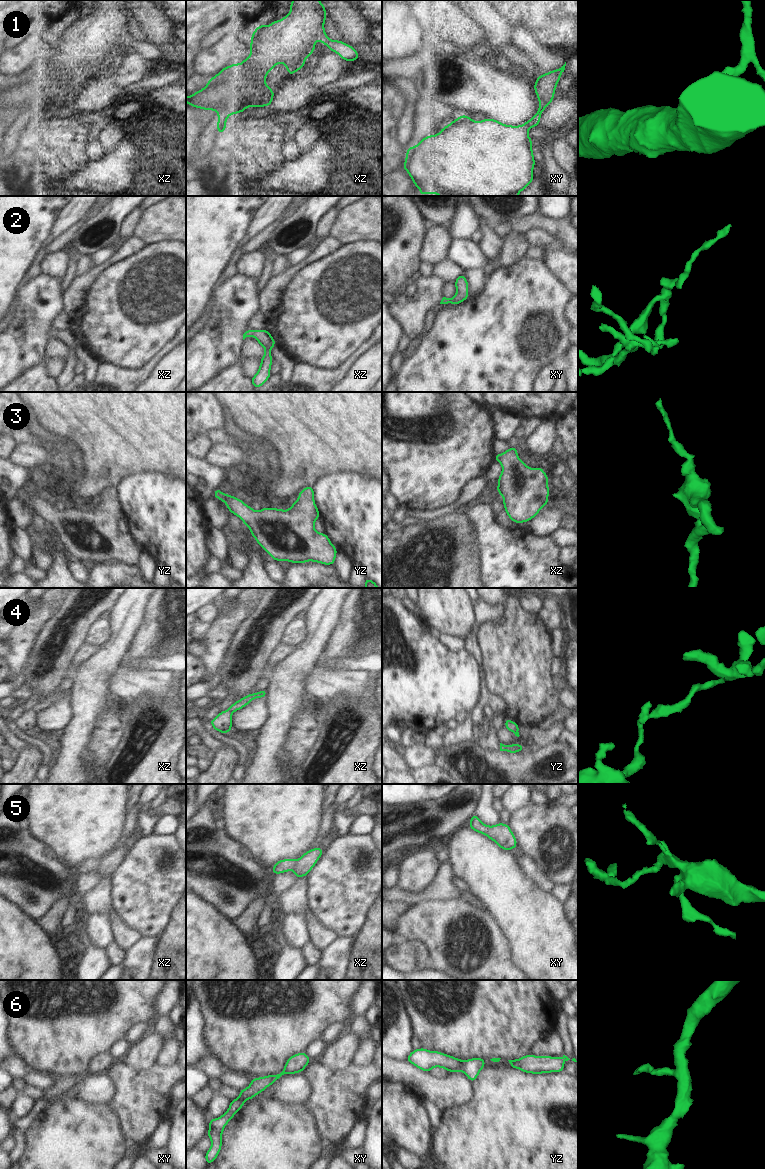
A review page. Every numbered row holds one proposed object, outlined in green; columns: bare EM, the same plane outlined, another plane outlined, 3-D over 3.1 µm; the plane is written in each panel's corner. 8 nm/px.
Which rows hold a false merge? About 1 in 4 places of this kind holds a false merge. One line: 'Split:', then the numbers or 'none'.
Split: none

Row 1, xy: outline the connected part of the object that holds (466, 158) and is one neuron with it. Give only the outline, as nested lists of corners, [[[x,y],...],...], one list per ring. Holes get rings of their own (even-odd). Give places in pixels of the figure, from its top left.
[[[566,62],[561,68],[537,77],[534,91],[539,108],[523,125],[505,125],[487,117],[482,121],[473,121],[468,115],[460,115],[437,135],[423,137],[416,146],[408,146],[403,170],[408,172],[414,186],[420,189],[419,195],[518,196],[534,180],[536,162],[528,130],[539,126],[541,114],[554,99],[565,66]]]

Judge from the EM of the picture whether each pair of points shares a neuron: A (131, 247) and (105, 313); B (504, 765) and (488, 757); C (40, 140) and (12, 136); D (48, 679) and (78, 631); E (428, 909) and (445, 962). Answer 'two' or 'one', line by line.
A: two
B: one
C: two
D: one
E: one

